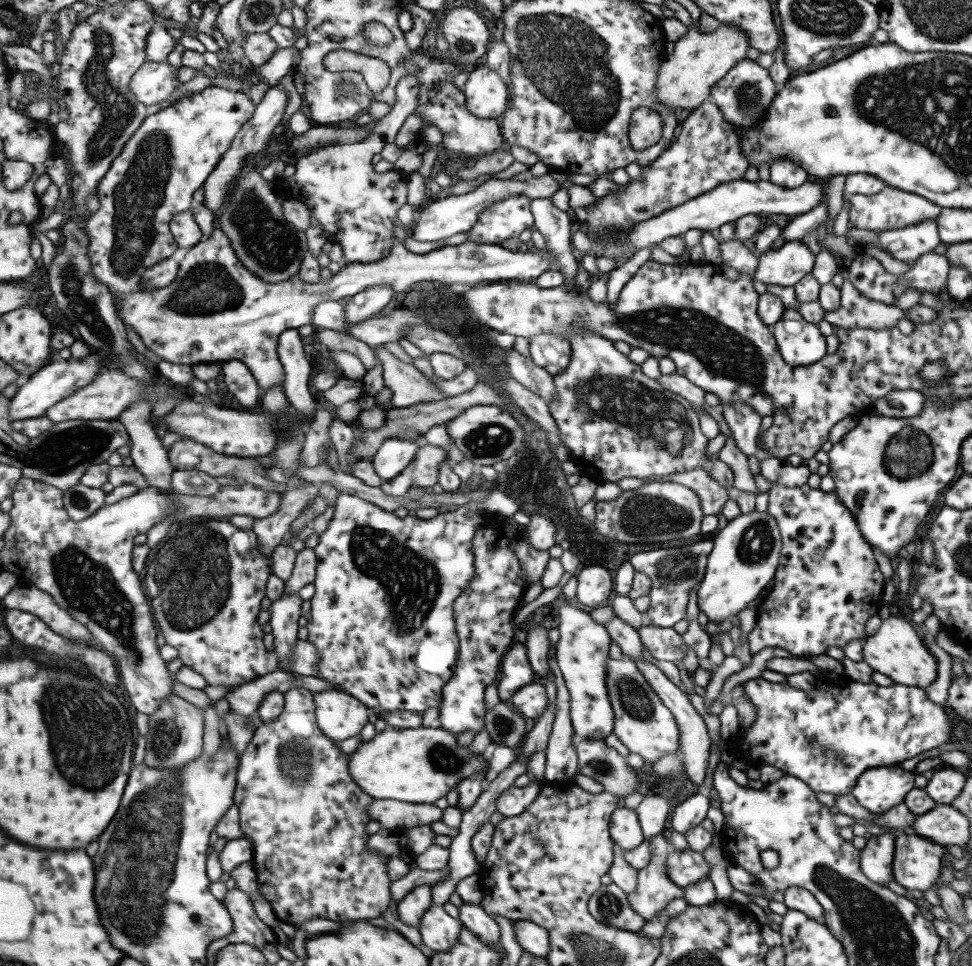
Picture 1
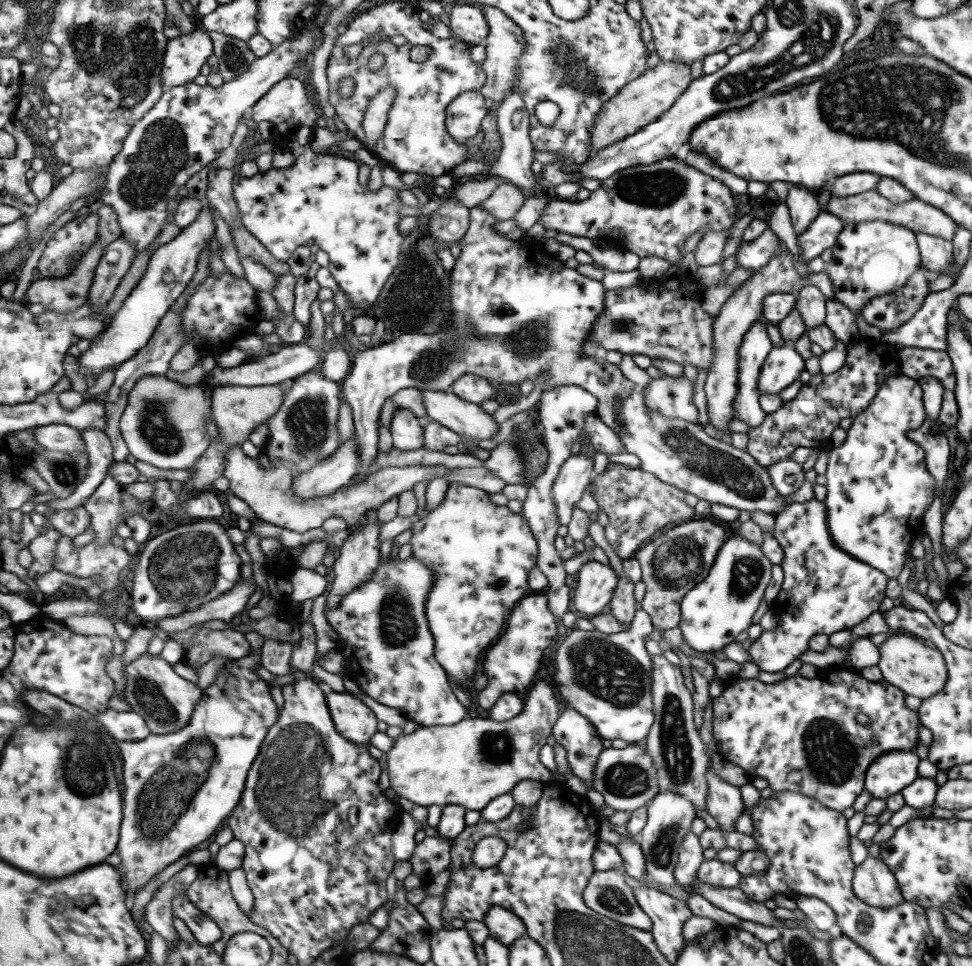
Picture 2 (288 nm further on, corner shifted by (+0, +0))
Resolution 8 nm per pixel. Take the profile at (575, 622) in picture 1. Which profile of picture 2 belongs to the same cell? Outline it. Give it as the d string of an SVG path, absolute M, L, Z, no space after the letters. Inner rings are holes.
M571 706L559 714L557 724L553 726L553 740L565 750L565 762L571 770L571 776L579 778L587 792L591 788L591 776L597 762L597 756L603 750L603 738L597 736L593 724L577 714Z

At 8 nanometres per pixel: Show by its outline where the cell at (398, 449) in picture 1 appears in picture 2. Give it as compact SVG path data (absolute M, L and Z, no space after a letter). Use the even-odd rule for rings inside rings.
M401 408L395 414L391 434L393 434L393 446L397 450L417 450L417 448L425 448L427 444L425 426L411 410L405 408Z

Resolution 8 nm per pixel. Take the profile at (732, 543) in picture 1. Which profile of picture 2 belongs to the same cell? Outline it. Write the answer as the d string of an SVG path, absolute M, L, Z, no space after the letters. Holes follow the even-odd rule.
M735 534L721 544L707 576L681 598L679 630L693 650L715 652L723 650L733 638L751 626L751 616L763 602L763 590L771 580L771 562L761 554L757 544Z

